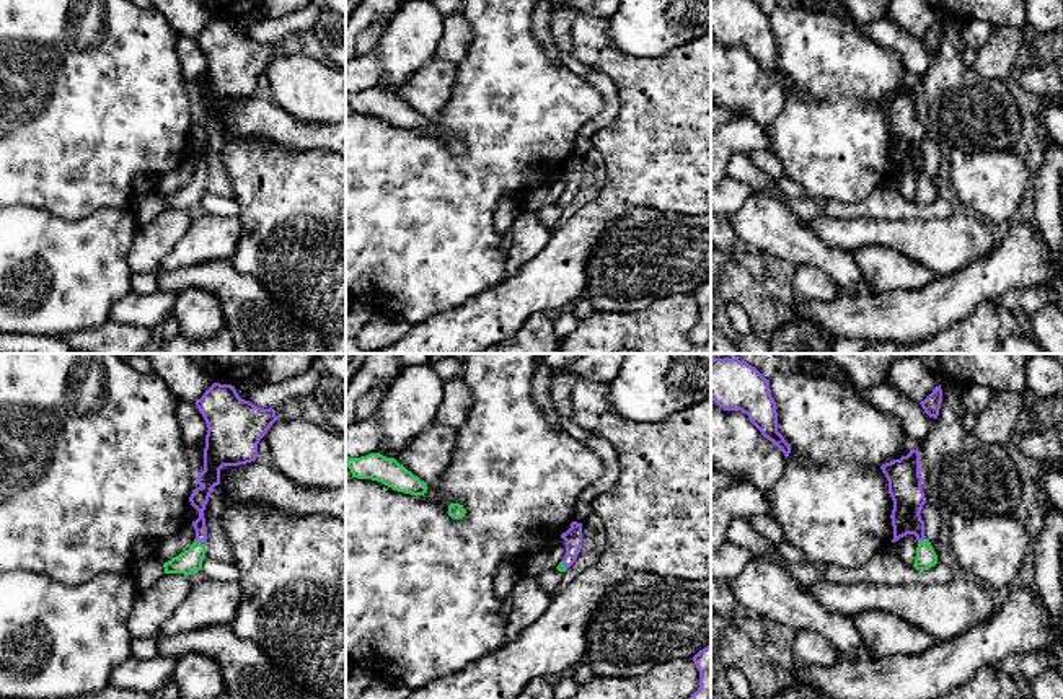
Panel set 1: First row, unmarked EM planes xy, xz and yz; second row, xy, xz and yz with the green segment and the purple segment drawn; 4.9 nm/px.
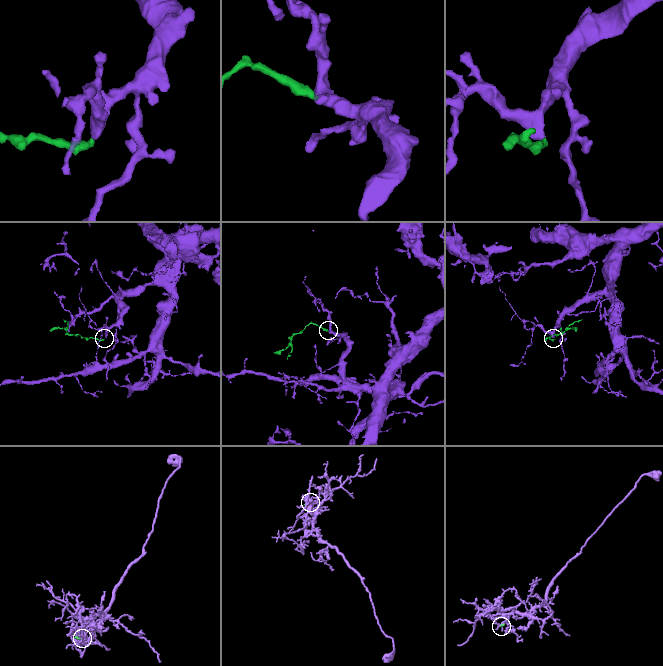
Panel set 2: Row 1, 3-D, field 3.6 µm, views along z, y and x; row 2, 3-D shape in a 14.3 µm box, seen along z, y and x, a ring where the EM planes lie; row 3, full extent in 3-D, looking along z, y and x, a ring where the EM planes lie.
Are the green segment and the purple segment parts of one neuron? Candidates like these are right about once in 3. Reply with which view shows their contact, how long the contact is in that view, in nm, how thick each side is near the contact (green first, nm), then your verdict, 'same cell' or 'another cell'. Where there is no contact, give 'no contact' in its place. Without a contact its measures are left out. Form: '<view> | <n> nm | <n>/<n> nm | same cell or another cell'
xy | 60 nm | 120/90 nm | same cell

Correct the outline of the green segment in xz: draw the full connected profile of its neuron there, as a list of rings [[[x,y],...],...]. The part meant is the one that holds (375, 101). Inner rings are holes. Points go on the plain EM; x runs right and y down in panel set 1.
[[[370,88],[360,93],[346,91],[346,101],[351,104],[352,112],[378,116],[393,125],[424,130],[427,117],[421,116],[395,93],[386,93],[380,88]]]

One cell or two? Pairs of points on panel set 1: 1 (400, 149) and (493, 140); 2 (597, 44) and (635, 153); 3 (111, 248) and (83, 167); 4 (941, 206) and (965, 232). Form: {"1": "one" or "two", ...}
{"1": "one", "2": "one", "3": "two", "4": "two"}

